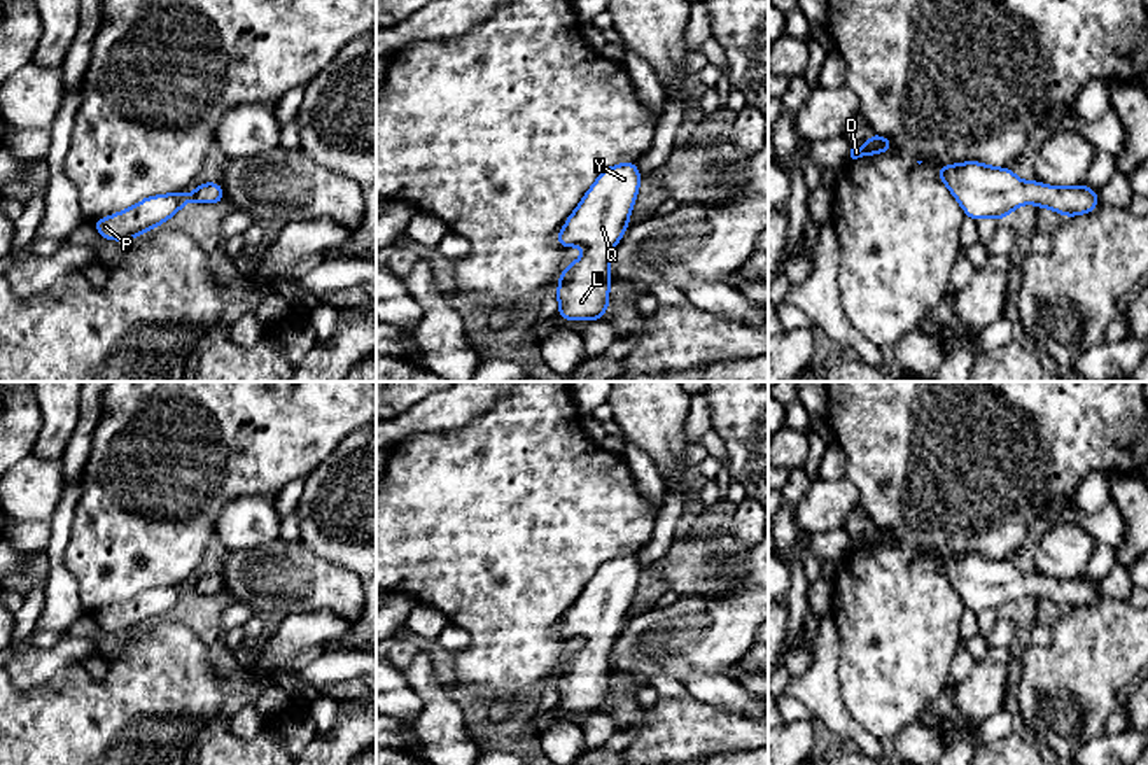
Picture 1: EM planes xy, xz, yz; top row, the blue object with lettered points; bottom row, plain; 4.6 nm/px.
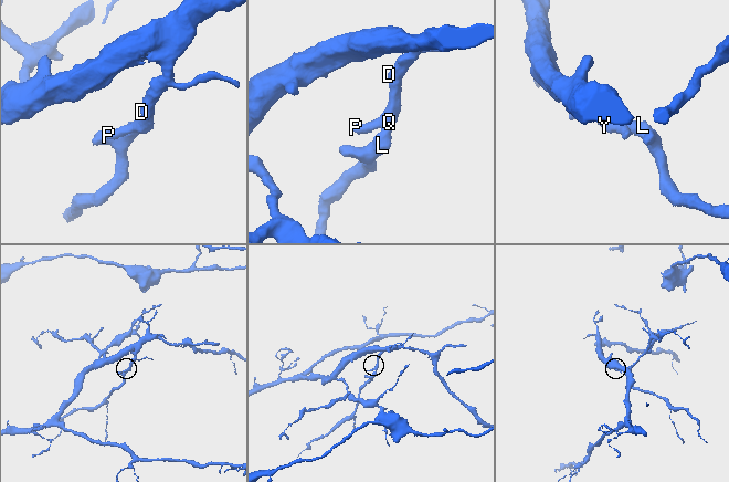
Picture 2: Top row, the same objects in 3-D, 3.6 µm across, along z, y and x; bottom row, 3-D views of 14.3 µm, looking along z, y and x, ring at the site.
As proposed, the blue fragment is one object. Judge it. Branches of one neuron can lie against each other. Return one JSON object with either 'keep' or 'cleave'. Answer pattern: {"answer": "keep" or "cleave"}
{"answer": "keep"}

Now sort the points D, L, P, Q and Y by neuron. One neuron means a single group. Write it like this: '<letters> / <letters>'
D L P Q Y

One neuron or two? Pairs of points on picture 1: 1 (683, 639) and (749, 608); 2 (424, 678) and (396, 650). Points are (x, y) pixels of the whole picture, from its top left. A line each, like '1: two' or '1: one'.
1: one
2: two

